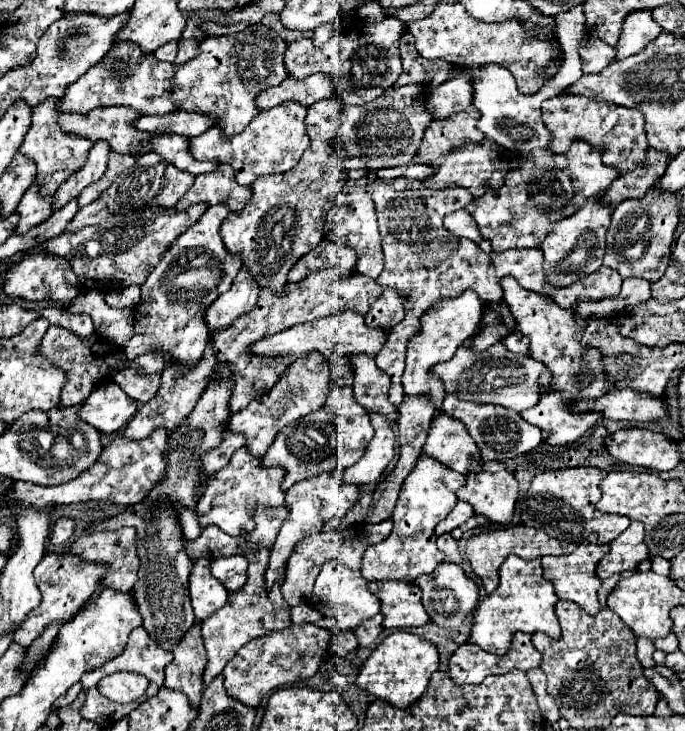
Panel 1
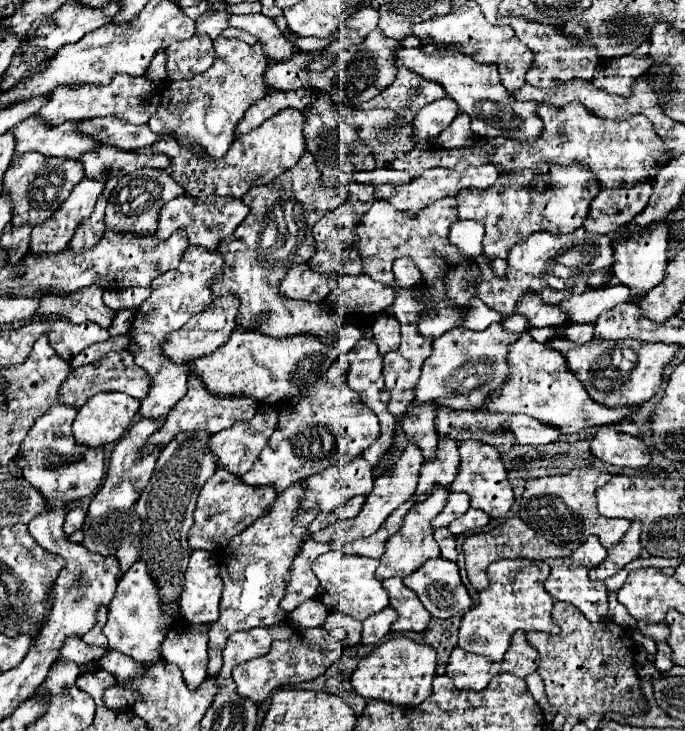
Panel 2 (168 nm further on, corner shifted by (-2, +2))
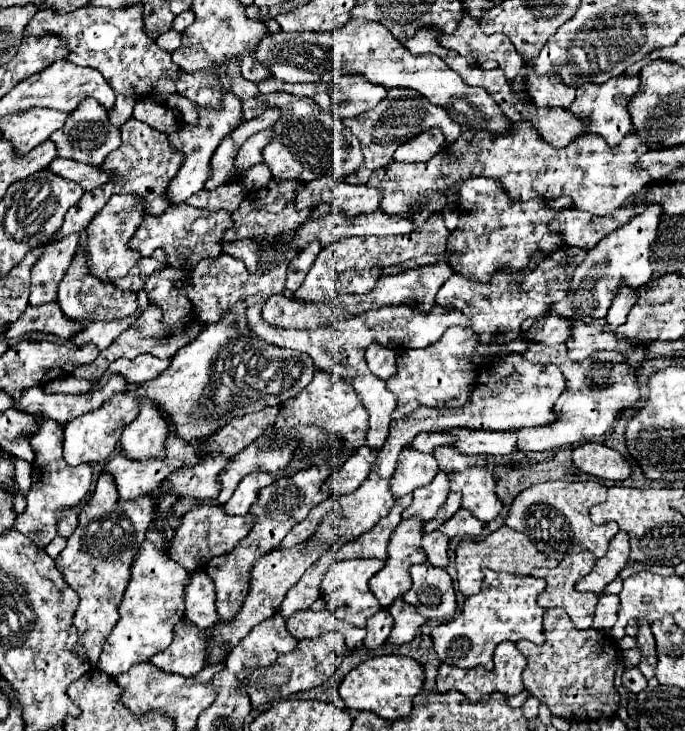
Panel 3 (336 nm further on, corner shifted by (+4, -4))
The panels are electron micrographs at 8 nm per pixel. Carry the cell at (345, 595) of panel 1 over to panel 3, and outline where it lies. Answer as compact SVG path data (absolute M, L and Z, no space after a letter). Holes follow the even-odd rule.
M377 558L333 562L331 568L323 574L323 586L321 586L321 598L327 602L327 610L331 610L339 620L345 620L353 626L363 628L365 620L381 610L379 602L373 598L369 590L369 578L375 576L383 566L385 562Z

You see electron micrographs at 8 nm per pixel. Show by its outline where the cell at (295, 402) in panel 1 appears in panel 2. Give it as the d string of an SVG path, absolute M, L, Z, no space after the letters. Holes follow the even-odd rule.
M269 406L269 410L257 412L253 420L243 420L241 424L233 424L233 428L225 428L225 432L213 434L209 438L209 448L217 454L221 466L235 476L243 476L249 468L253 468L275 426L277 408Z

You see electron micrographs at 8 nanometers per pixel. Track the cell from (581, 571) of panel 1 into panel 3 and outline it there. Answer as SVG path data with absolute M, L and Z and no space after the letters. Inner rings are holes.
M585 550L585 552L571 554L571 556L563 558L559 562L559 566L553 568L553 570L549 570L549 568L535 568L531 572L531 576L543 578L547 582L545 590L537 598L537 604L541 608L555 608L555 606L563 608L571 616L571 622L573 622L575 628L579 628L579 630L591 628L591 622L593 622L593 616L595 616L595 606L597 606L597 594L593 594L593 592L577 592L575 590L575 582L579 578L583 578L593 568L593 564L595 564L595 556Z

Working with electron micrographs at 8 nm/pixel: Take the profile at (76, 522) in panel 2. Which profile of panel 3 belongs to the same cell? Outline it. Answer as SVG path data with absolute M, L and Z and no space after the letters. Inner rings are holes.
M75 508L63 510L63 514L59 514L57 518L57 534L69 538L75 528L77 528L77 510Z

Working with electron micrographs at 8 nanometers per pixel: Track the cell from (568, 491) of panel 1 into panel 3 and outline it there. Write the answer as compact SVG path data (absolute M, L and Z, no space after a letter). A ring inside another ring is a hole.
M541 482L523 490L511 504L505 524L513 530L525 532L535 546L549 558L563 560L567 554L589 550L595 558L603 558L611 538L617 534L616 522L595 526L589 518L589 508L605 500L607 488L599 482Z

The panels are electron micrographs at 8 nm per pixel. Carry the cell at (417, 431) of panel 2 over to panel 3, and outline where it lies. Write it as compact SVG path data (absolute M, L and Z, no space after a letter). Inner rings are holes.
M403 448L403 452L399 454L397 468L391 476L391 494L395 494L395 498L401 498L413 492L415 488L427 486L437 472L439 468L433 454L423 454L413 448L411 450Z

